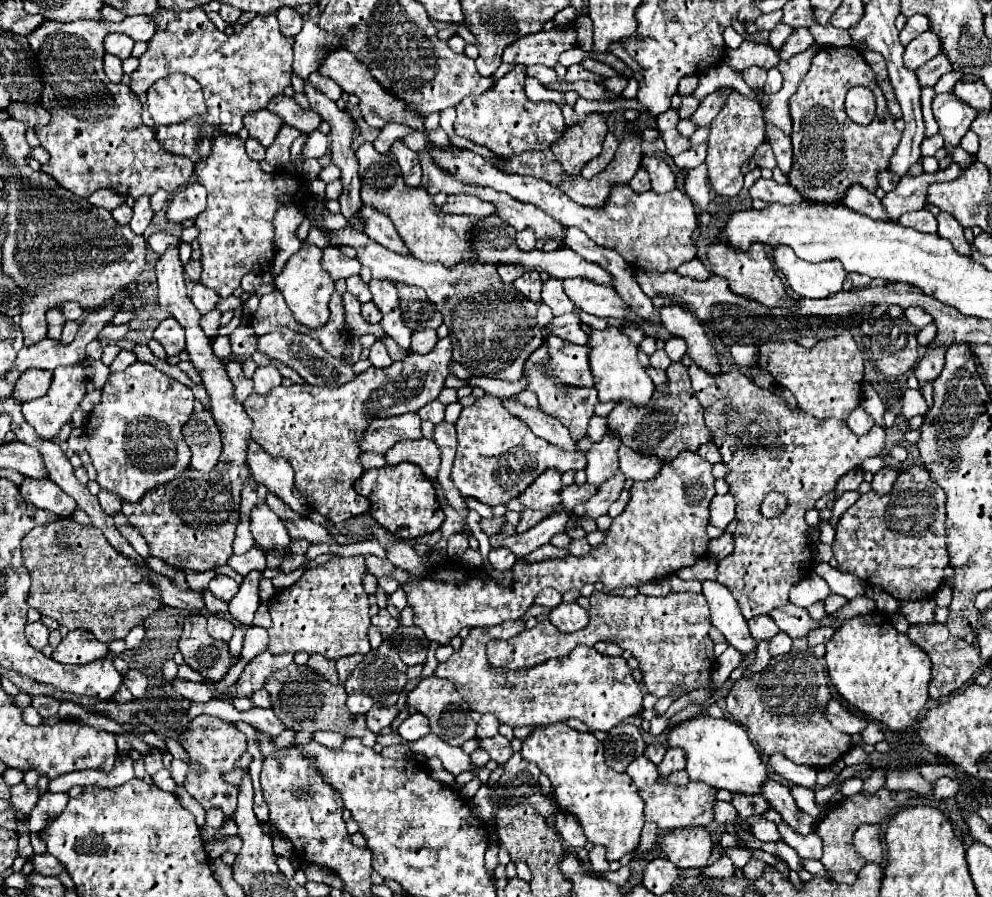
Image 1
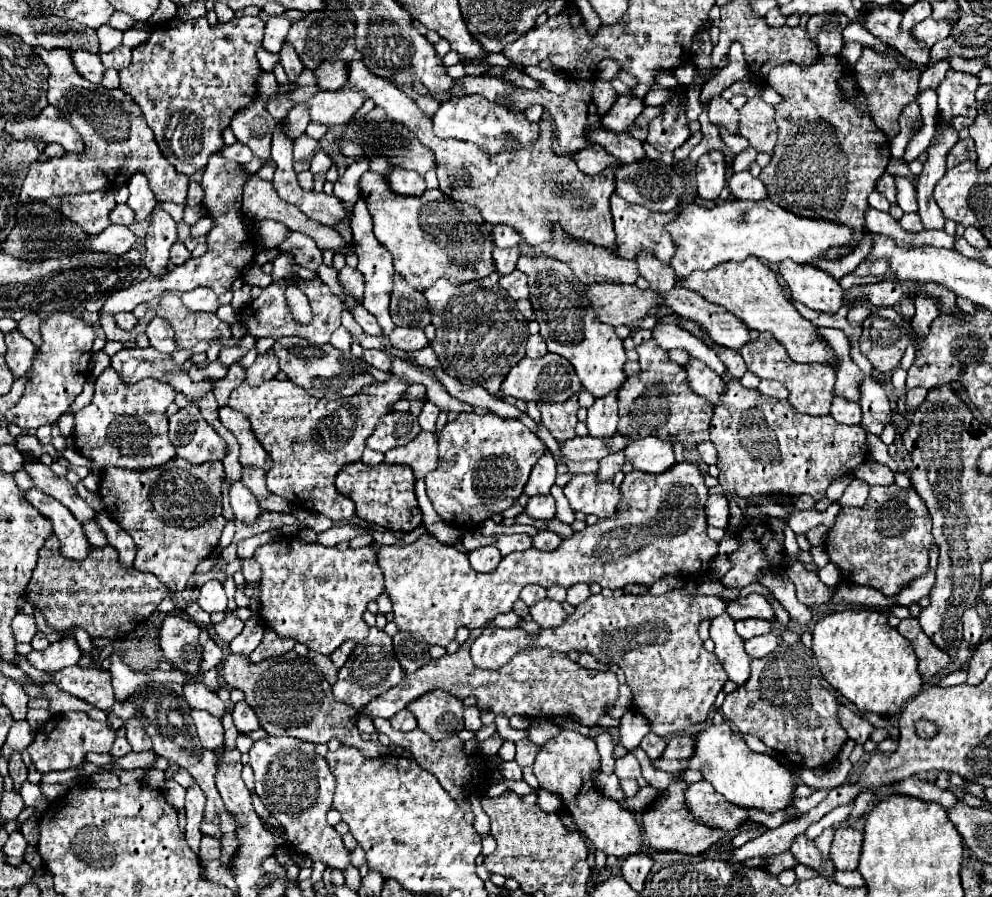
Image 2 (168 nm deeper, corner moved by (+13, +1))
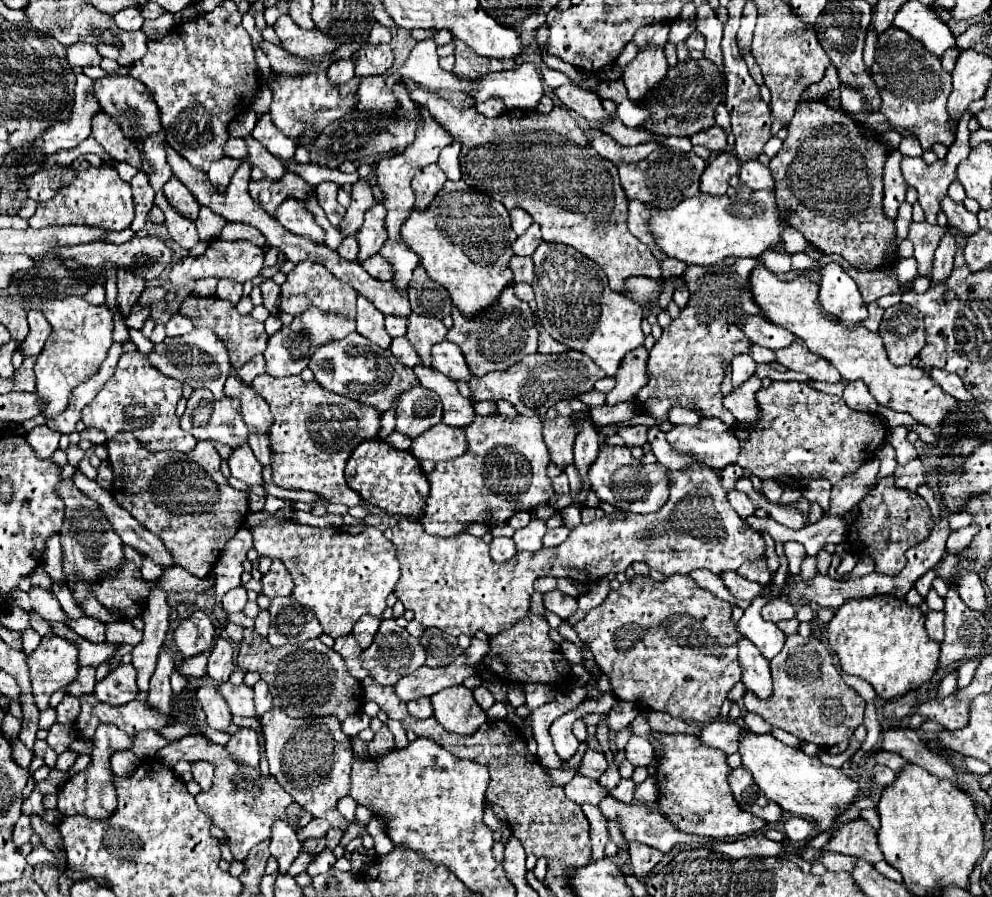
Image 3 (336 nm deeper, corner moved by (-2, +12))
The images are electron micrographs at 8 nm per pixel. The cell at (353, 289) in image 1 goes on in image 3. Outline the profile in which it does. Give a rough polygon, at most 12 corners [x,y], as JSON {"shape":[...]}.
{"shape":[[379,254],[363,260],[377,280],[391,280],[391,266]]}

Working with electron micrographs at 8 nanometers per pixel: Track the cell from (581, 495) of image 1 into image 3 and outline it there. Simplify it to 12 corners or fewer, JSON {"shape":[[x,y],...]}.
{"shape":[[603,444],[587,478],[599,500],[649,514],[667,500],[659,464]]}

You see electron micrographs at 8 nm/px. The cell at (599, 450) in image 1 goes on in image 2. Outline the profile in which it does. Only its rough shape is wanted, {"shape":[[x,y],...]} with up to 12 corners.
{"shape":[[616,393],[596,399],[586,425],[608,439],[618,423]]}

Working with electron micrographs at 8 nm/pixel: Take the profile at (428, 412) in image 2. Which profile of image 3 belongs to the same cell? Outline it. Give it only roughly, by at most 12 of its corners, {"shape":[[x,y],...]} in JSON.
{"shape":[[415,366],[421,386],[435,390],[443,422],[465,426],[475,416],[457,384],[437,370]]}

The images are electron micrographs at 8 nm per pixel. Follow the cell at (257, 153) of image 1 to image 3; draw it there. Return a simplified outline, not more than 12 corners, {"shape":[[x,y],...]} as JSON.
{"shape":[[229,138],[225,156],[241,160],[247,156],[245,138]]}

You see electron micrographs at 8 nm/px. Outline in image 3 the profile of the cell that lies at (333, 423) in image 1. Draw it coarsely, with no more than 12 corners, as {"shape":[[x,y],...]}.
{"shape":[[299,376],[251,386],[275,418],[275,484],[363,504],[343,470],[375,408]]}

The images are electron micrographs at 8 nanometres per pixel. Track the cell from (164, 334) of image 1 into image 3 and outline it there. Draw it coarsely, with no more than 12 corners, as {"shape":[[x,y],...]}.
{"shape":[[177,312],[165,324],[167,336],[183,336],[191,332],[191,318]]}

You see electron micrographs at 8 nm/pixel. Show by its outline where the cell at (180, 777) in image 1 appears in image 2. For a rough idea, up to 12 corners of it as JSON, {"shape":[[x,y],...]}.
{"shape":[[168,779],[164,785],[166,801],[174,809],[184,809],[186,789]]}

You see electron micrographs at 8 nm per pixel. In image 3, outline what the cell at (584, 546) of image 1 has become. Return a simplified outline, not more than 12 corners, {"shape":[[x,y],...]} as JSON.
{"shape":[[565,524],[547,530],[543,546],[549,548],[565,542],[569,528]]}

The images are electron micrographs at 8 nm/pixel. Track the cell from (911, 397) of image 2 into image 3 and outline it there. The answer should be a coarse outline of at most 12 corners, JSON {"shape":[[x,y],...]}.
{"shape":[[931,370],[933,382],[957,400],[971,400],[955,374]]}

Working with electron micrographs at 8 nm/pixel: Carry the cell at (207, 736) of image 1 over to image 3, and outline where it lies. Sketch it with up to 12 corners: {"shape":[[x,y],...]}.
{"shape":[[213,684],[197,690],[197,700],[213,730],[231,726],[231,712]]}

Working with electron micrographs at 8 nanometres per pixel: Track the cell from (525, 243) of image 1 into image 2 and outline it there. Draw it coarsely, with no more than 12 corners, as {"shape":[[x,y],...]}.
{"shape":[[494,225],[496,247],[512,247],[522,237],[508,225]]}

